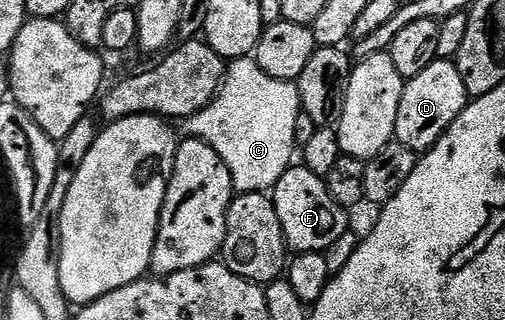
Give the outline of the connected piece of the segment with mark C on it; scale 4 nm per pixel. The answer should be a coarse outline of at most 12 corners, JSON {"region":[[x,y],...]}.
{"region":[[231,60],[185,121],[239,193],[291,167],[297,83]]}

